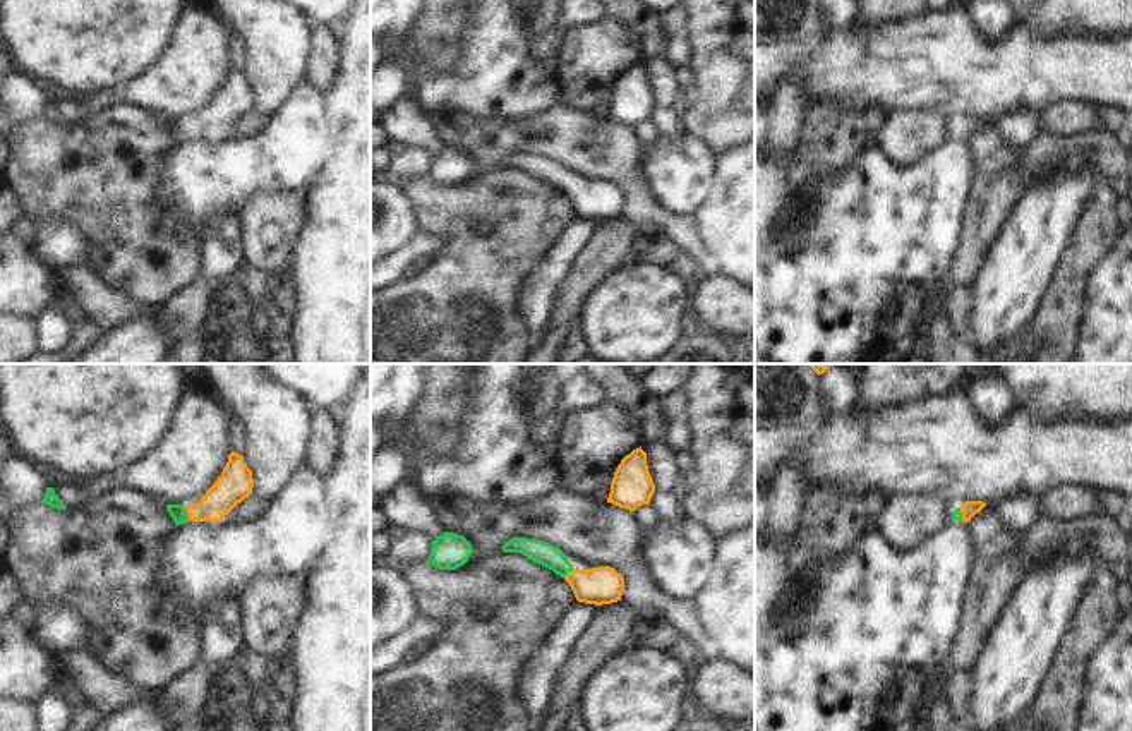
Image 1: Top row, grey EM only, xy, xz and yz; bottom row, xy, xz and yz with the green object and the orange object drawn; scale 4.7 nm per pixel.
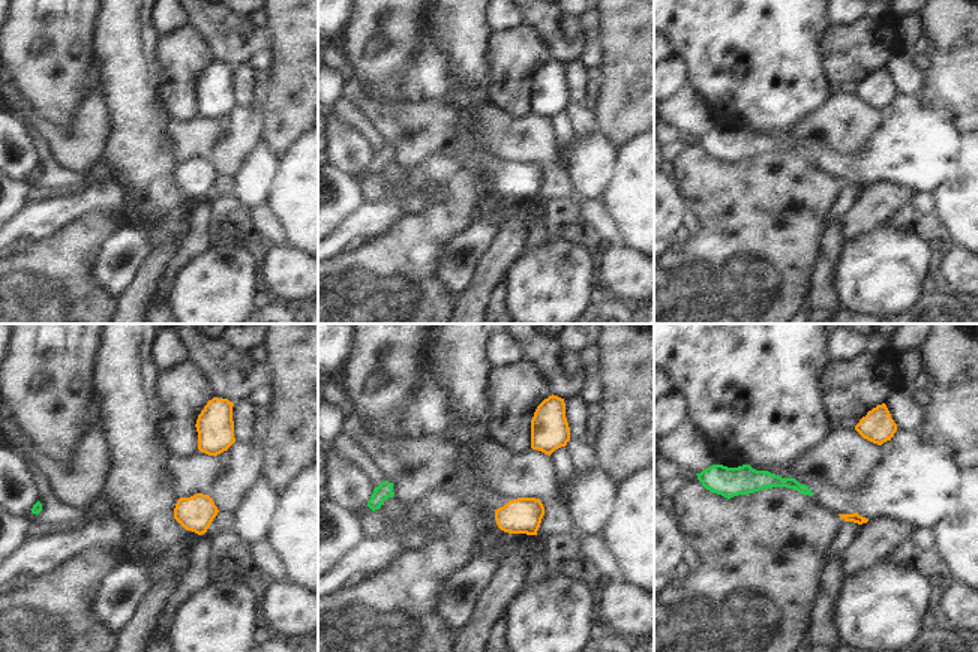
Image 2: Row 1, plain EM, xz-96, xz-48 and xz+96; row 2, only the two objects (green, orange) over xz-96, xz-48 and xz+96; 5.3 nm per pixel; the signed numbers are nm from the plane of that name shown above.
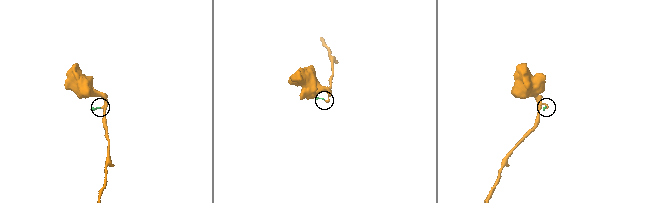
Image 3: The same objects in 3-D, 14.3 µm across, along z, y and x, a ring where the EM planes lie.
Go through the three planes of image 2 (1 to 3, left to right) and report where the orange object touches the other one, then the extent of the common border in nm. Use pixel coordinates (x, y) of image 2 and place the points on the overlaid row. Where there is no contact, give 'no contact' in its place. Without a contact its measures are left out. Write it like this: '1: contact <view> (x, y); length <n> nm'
1: no contact
2: no contact
3: no contact

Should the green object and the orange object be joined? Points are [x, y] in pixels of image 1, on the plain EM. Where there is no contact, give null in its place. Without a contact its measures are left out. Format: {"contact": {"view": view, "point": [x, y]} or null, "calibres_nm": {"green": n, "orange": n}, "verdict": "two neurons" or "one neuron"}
{"contact": {"view": "xy", "point": [187, 129]}, "calibres_nm": {"green": 80, "orange": 160}, "verdict": "one neuron"}

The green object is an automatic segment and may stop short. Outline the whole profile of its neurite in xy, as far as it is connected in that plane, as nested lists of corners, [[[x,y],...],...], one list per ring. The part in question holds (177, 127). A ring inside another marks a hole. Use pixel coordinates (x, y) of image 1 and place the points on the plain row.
[[[232,67],[221,93],[208,105],[199,120],[166,120],[166,125],[175,141],[187,136],[225,137],[223,132],[249,113],[252,103],[252,86],[247,82],[242,70]]]

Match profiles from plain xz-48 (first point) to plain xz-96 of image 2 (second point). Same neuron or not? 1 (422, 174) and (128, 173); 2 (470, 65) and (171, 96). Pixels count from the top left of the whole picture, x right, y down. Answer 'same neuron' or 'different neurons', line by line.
1: different neurons
2: different neurons

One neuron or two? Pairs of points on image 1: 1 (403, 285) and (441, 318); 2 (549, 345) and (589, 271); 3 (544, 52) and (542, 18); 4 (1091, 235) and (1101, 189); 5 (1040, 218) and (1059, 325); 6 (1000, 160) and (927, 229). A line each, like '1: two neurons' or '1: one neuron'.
1: one neuron
2: one neuron
3: one neuron
4: one neuron
5: two neurons
6: two neurons

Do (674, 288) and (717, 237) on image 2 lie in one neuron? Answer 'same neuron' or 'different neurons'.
same neuron

